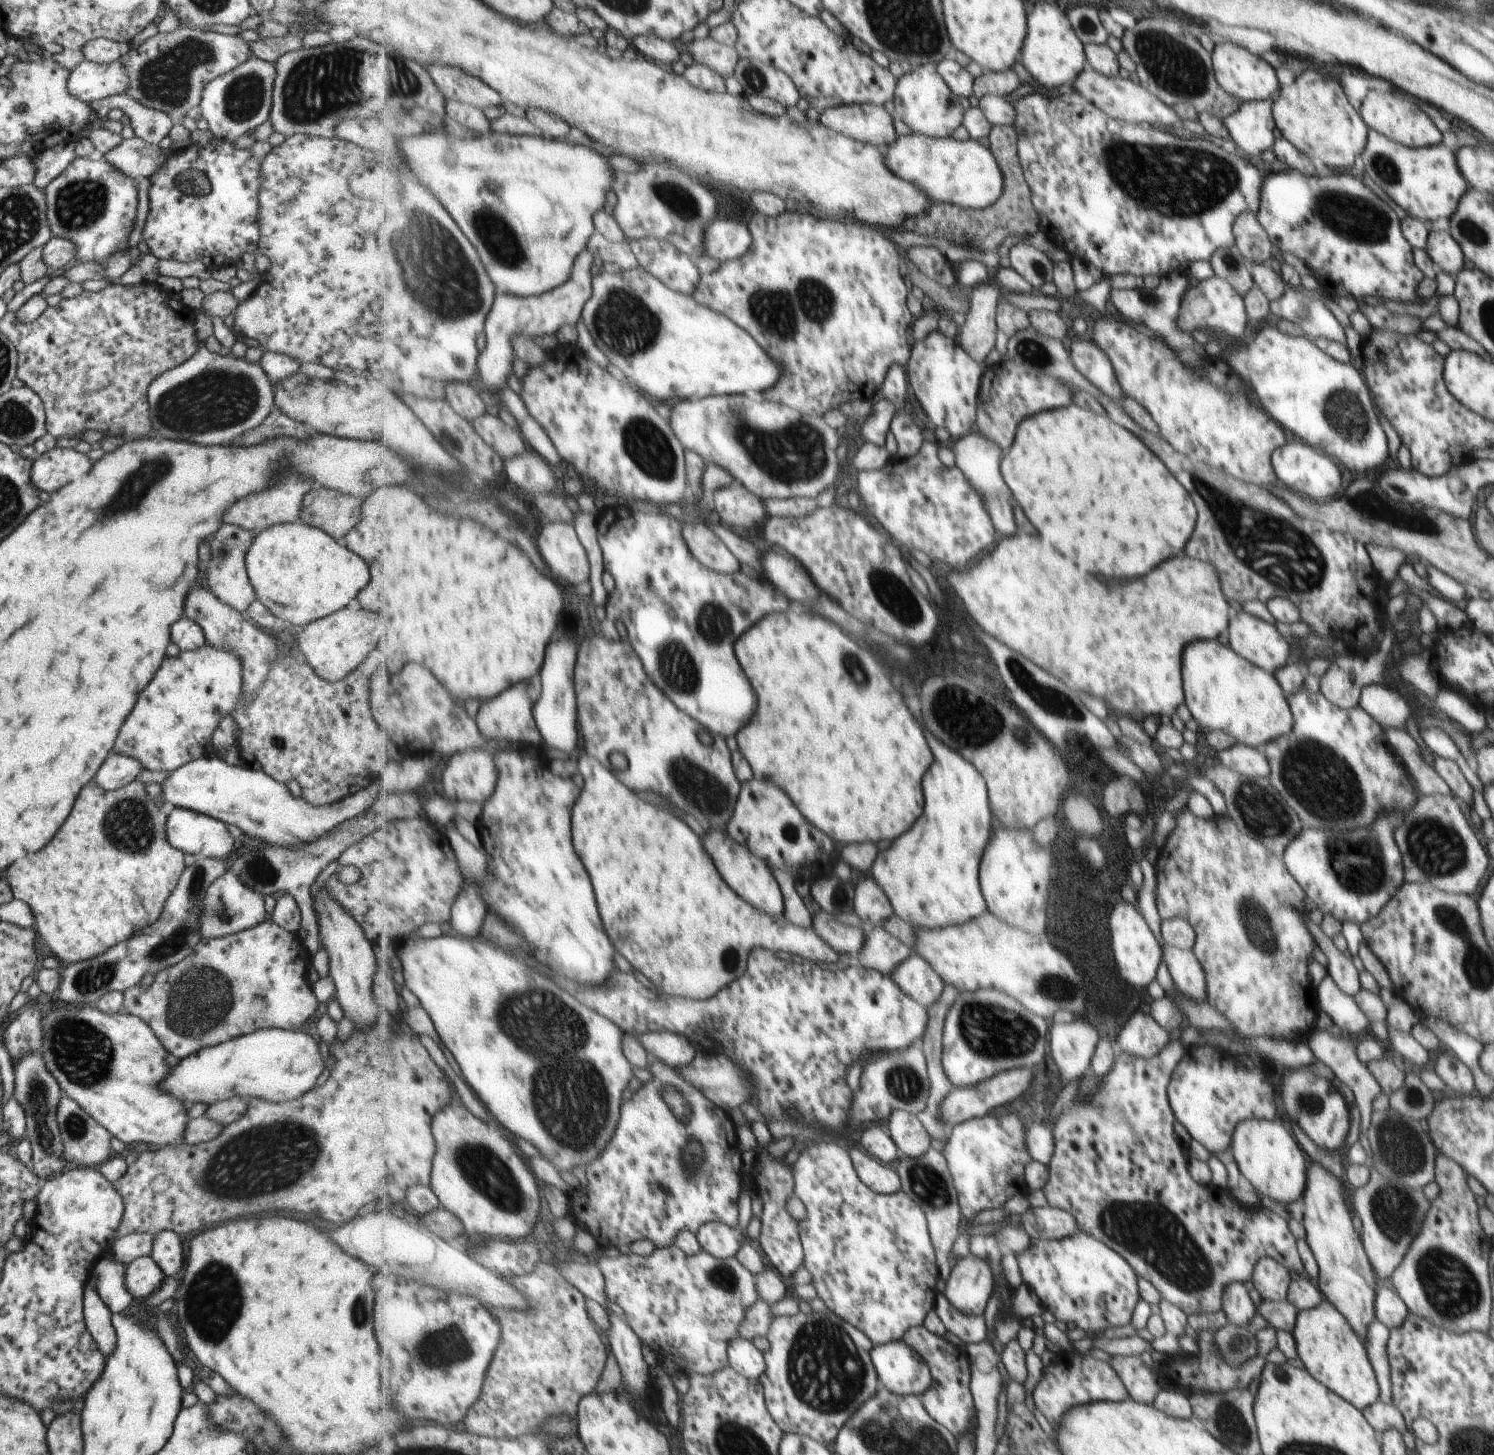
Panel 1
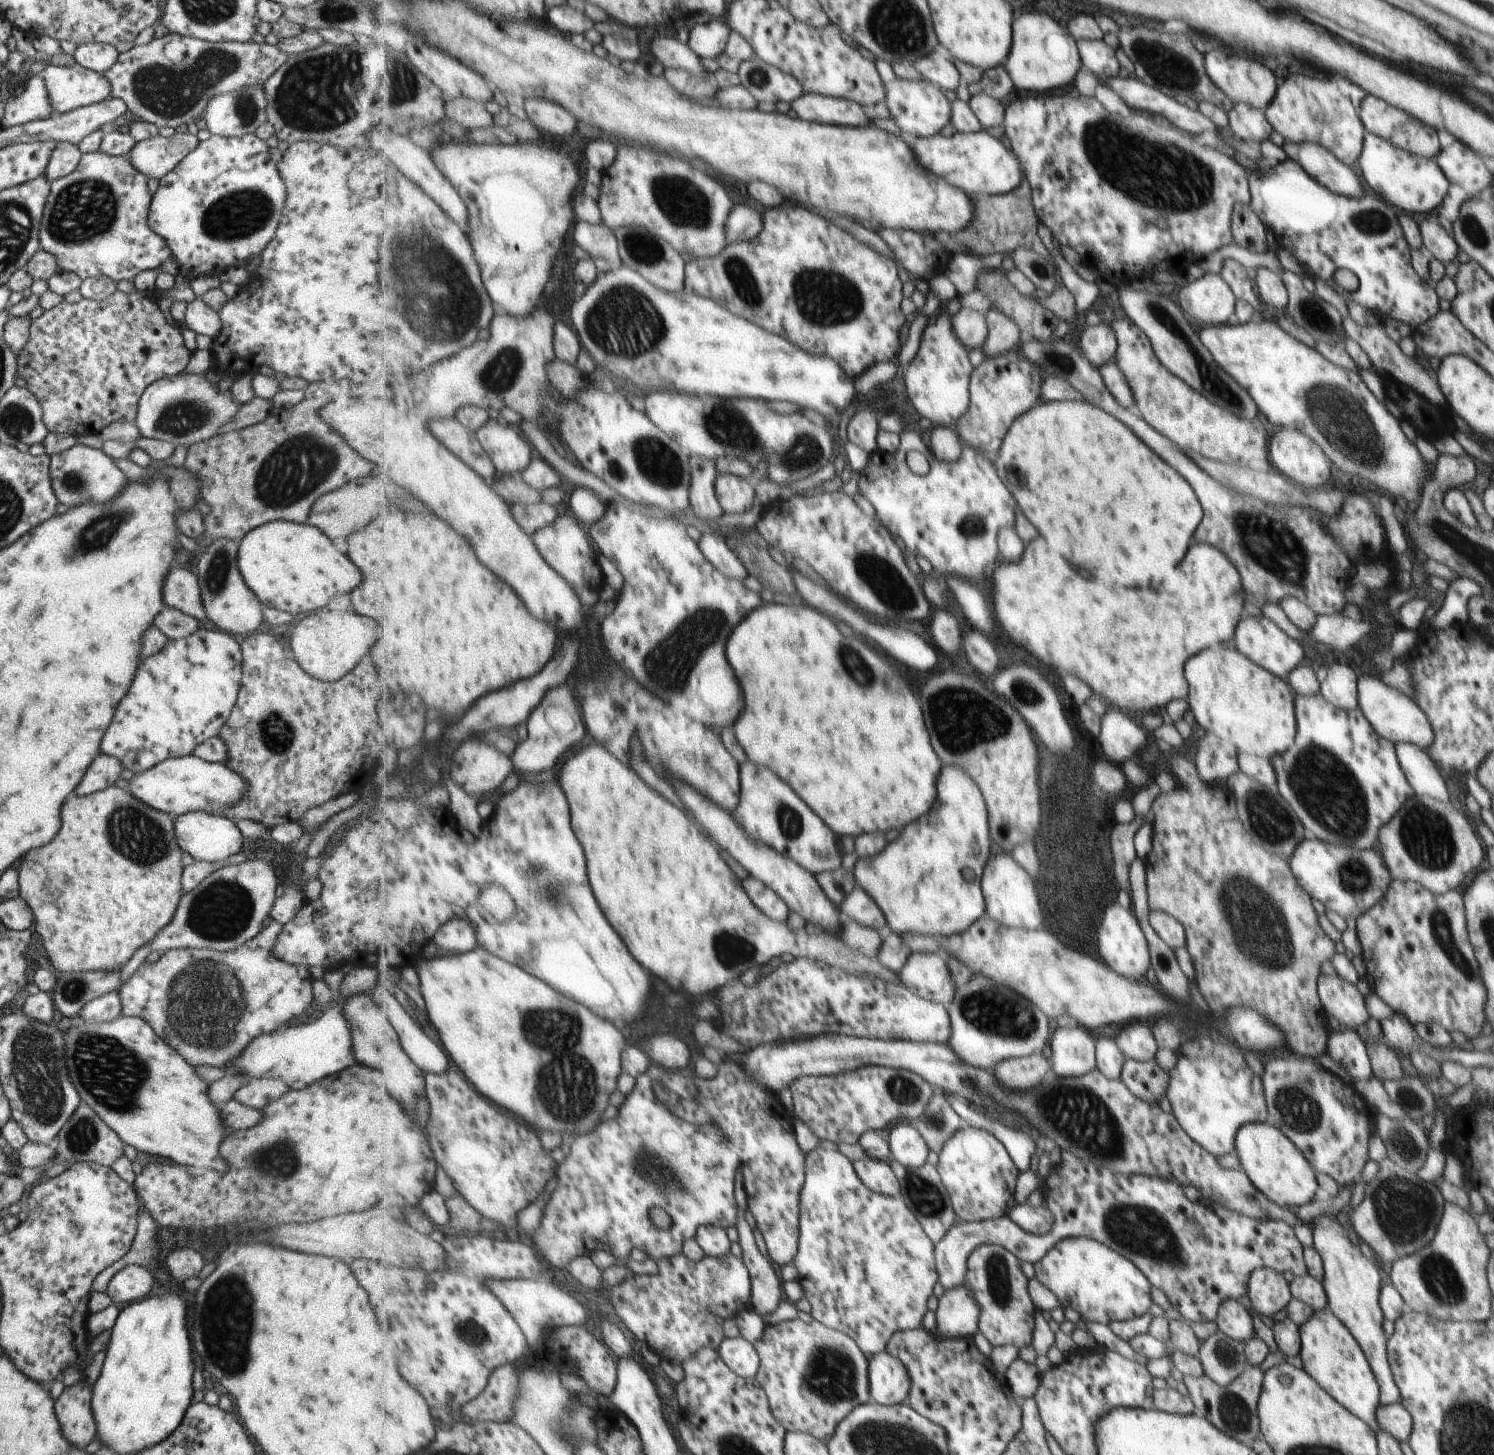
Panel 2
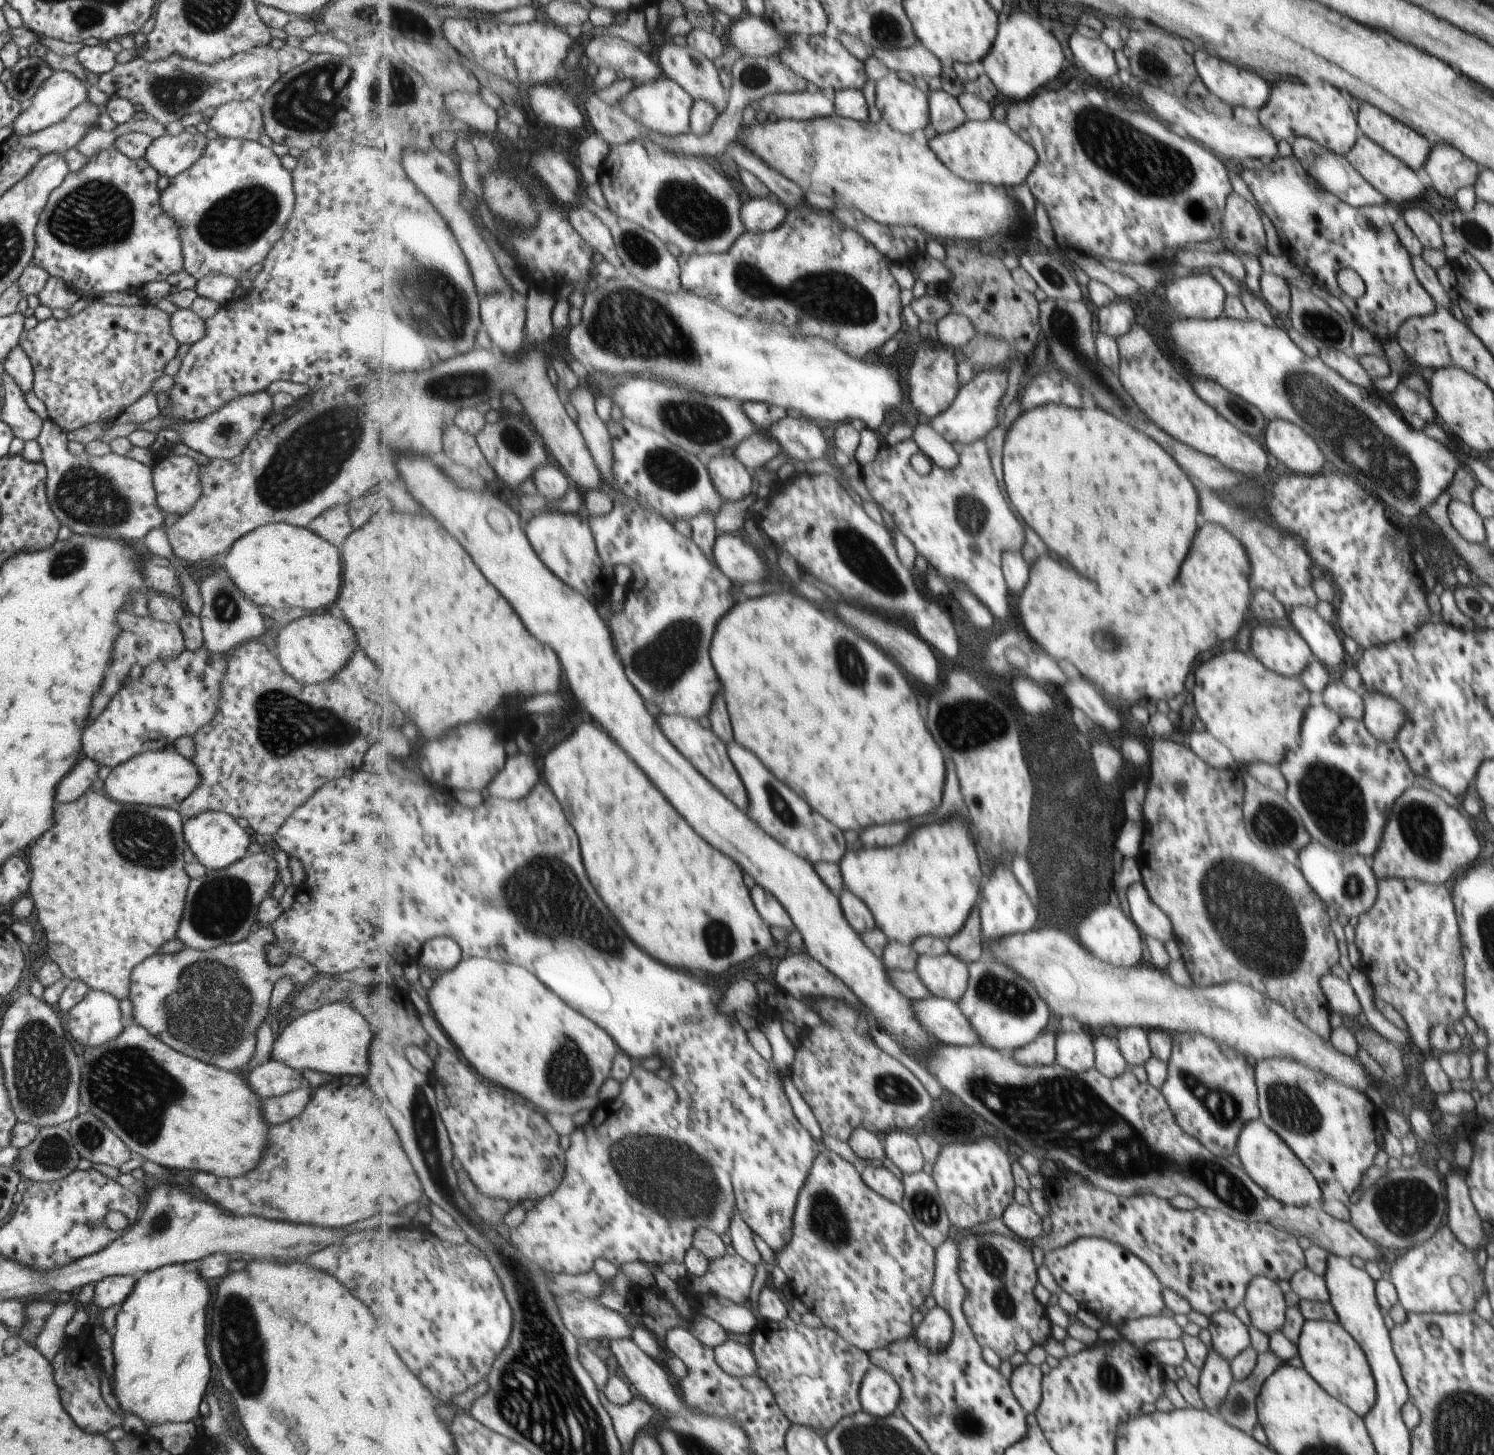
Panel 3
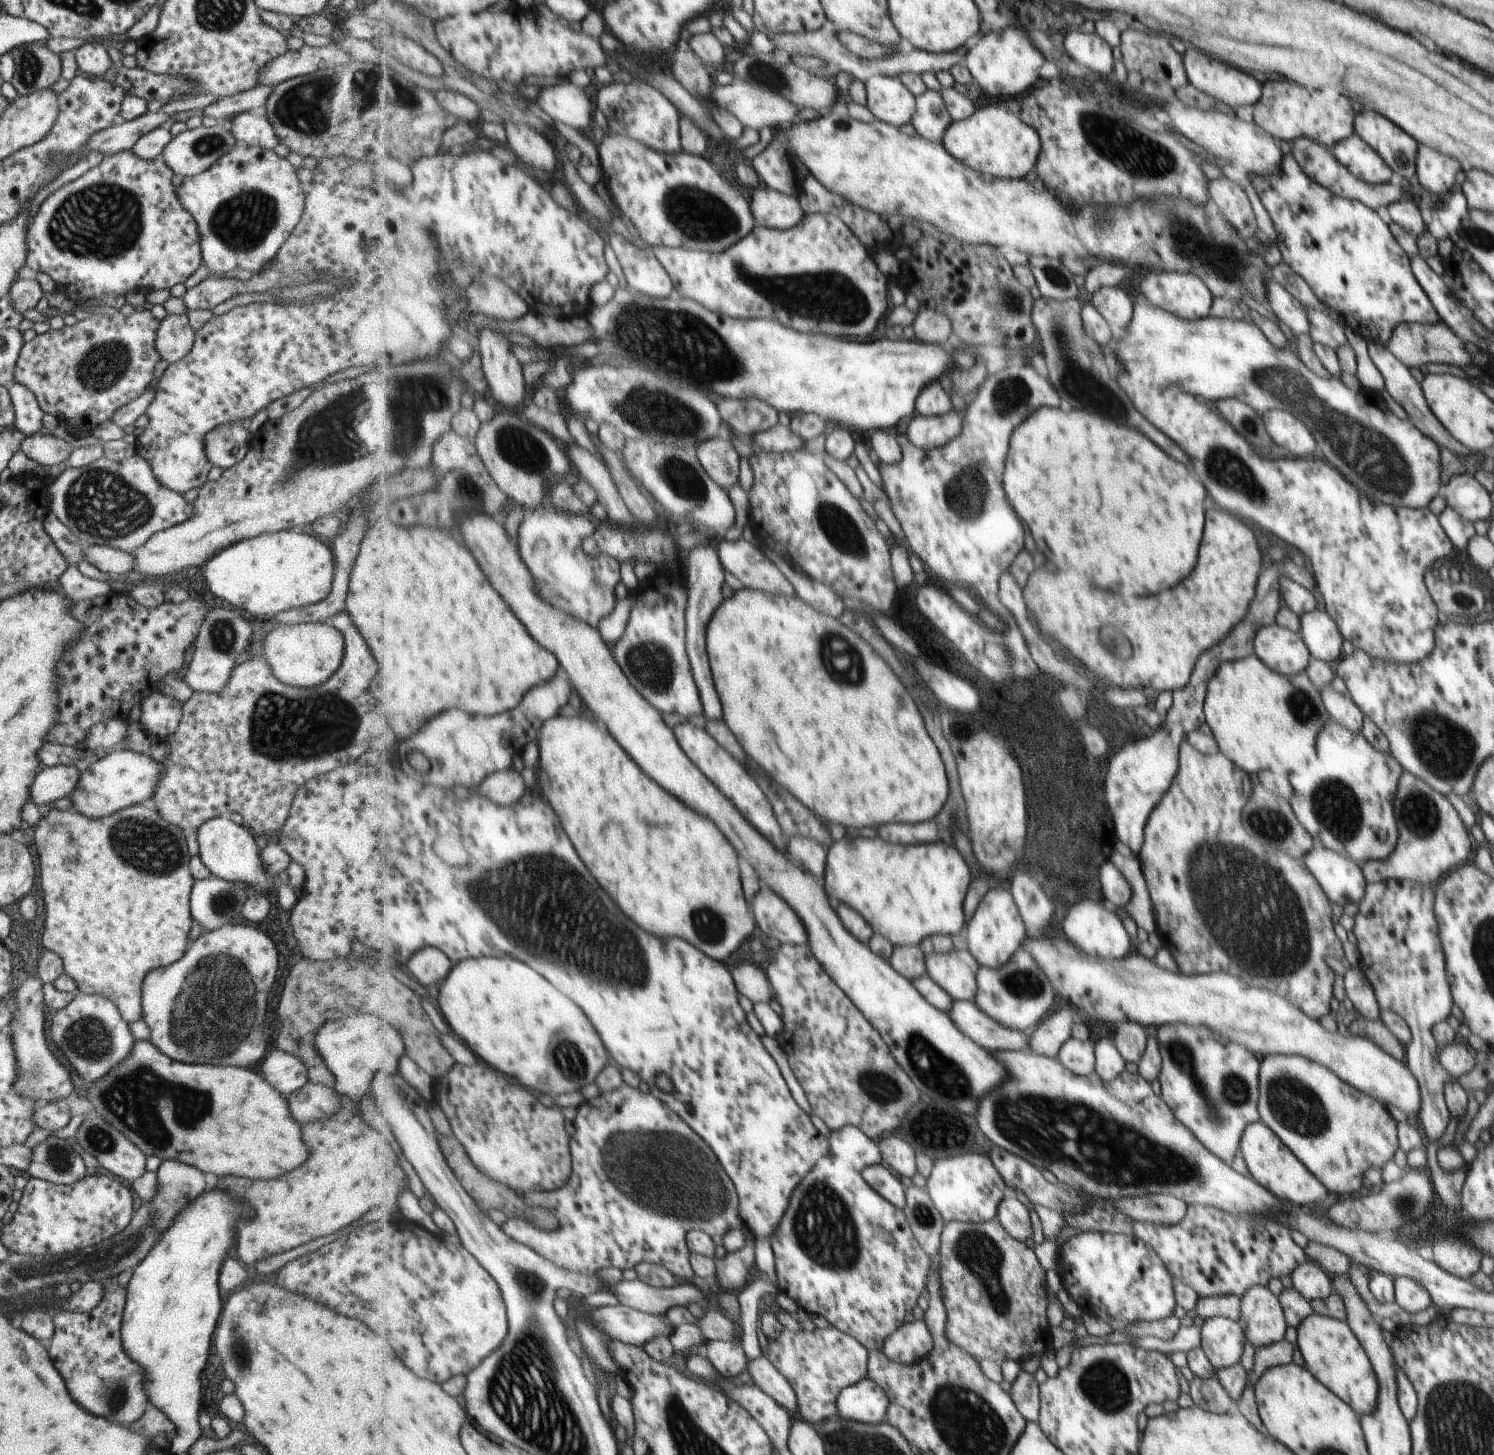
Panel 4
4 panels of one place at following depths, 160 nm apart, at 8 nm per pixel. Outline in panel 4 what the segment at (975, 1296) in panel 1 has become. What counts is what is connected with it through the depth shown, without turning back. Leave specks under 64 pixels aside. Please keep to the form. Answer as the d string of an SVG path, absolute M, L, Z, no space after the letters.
M925 1319L909 1322L891 1334L883 1346L883 1354L893 1362L915 1364L927 1358L935 1346L935 1338Z

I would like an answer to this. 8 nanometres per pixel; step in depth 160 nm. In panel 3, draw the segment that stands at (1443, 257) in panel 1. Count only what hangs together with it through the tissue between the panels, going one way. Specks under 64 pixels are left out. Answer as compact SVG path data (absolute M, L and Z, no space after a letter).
M1410 207L1404 210L1401 216L1419 240L1423 249L1442 251L1444 244L1441 241L1439 225L1433 221L1429 214L1423 209Z

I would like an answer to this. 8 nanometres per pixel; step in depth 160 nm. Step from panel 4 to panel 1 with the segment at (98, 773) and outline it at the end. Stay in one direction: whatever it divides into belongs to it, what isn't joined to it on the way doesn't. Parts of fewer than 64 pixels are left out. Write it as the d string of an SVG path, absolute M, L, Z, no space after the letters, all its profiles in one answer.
M212 752L201 755L199 758L186 762L183 766L171 771L168 777L160 784L160 788L162 796L156 802L169 802L174 807L188 808L214 819L219 819L223 824L233 824L233 826L237 826L241 830L244 836L259 838L259 840L270 844L271 847L283 847L284 849L301 847L302 844L315 842L333 827L371 807L371 802L373 802L373 798L377 794L377 784L371 784L369 788L365 788L365 790L356 792L351 796L346 796L340 801L316 807L309 805L302 797L295 797L283 783L273 780L265 773L255 771L247 766L228 765Z

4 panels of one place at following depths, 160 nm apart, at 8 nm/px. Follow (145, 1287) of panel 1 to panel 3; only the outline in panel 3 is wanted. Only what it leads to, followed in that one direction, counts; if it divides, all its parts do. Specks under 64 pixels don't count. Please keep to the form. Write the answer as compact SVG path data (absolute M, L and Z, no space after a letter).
M113 1275L98 1280L93 1286L93 1304L103 1309L117 1308L133 1290L136 1280L131 1275Z

